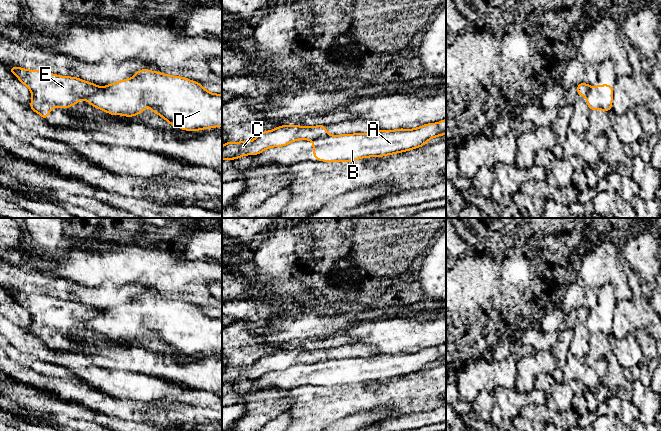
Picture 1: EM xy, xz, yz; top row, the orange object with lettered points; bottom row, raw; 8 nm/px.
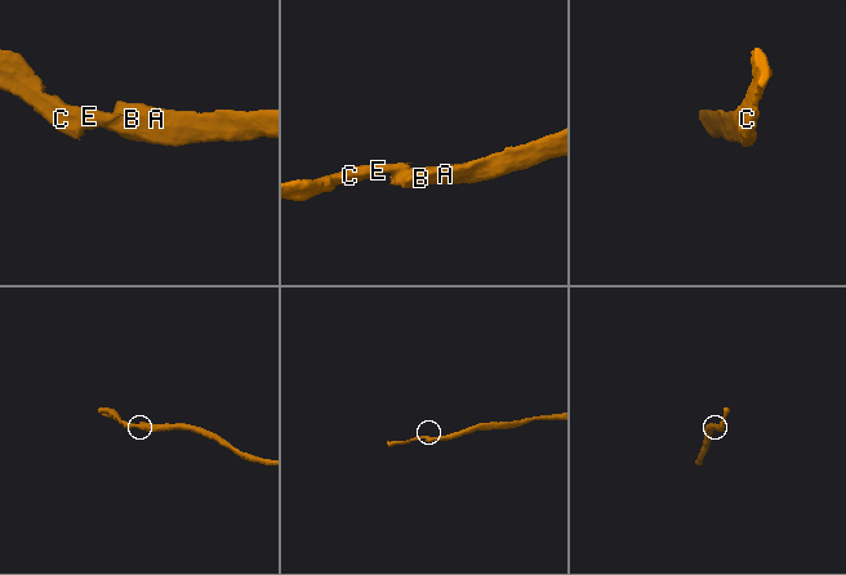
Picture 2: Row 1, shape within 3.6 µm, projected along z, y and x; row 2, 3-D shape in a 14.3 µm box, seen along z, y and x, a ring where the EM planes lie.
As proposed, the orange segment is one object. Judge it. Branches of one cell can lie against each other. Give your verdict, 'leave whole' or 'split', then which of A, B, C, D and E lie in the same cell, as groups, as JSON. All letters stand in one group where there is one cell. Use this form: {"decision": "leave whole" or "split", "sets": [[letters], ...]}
{"decision": "split", "sets": [["A", "B", "D"], ["C", "E"]]}

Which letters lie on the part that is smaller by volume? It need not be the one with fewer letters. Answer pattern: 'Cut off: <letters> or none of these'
Cut off: C, E

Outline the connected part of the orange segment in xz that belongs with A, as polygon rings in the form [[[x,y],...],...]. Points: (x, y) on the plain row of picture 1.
[[[446,343],[414,353],[377,354],[369,358],[327,359],[312,364],[314,382],[325,386],[353,386],[364,381],[383,381],[425,369],[430,363],[446,359]]]

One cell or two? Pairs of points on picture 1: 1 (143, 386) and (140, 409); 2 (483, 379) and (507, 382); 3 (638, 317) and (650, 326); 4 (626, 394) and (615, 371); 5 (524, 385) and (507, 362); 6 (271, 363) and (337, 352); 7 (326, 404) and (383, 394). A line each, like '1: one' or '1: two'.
1: two
2: one
3: one
4: one
5: two
6: one
7: one

